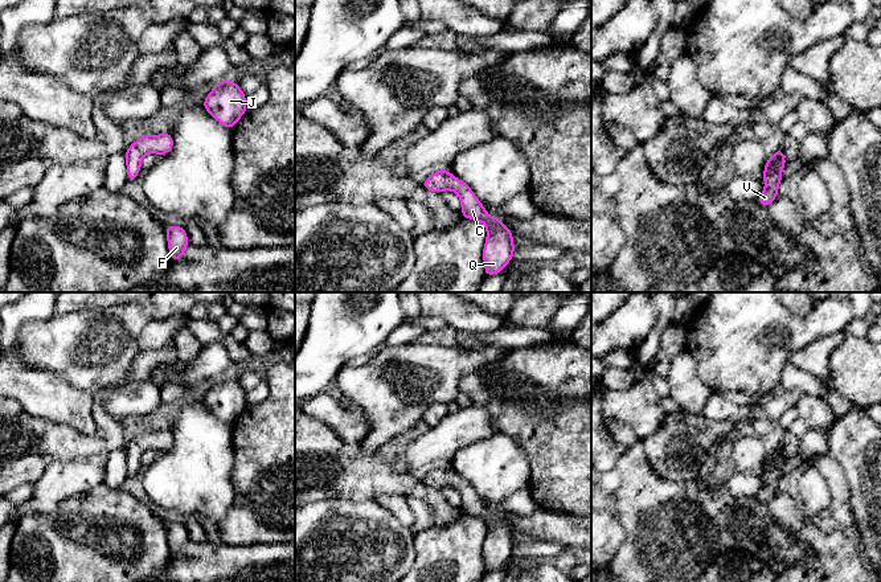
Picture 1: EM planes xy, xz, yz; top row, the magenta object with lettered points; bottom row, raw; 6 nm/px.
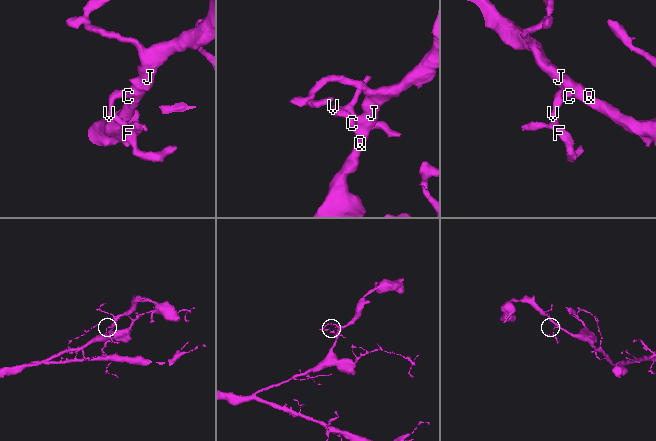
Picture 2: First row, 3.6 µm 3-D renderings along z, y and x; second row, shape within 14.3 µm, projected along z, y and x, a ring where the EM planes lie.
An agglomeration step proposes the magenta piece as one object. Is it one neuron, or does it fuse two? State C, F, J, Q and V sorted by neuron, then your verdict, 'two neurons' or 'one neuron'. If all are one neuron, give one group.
groups C F J Q V; one neuron

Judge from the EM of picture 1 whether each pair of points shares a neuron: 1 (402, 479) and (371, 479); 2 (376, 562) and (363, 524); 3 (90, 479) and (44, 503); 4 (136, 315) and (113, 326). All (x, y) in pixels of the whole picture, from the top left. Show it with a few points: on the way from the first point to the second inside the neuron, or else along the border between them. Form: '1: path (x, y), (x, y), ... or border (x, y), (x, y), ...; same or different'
1: path (394, 479), (378, 479); same
2: path (368, 553), (368, 536), (365, 533); same
3: path (78, 479), (68, 479), (56, 491); same
4: path (131, 319), (118, 326); same

